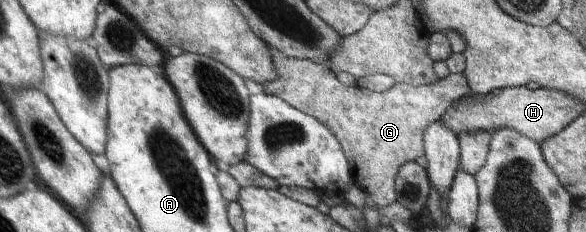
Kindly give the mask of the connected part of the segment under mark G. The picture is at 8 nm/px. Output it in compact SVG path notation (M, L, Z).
M269 45L267 50L278 77L255 87L327 127L341 145L353 183L359 183L377 206L397 202L394 180L399 167L424 155L423 135L427 127L438 121L454 102L471 93L462 74L450 74L425 86L397 82L385 92L373 92L360 86L346 87L325 65L286 57Z

